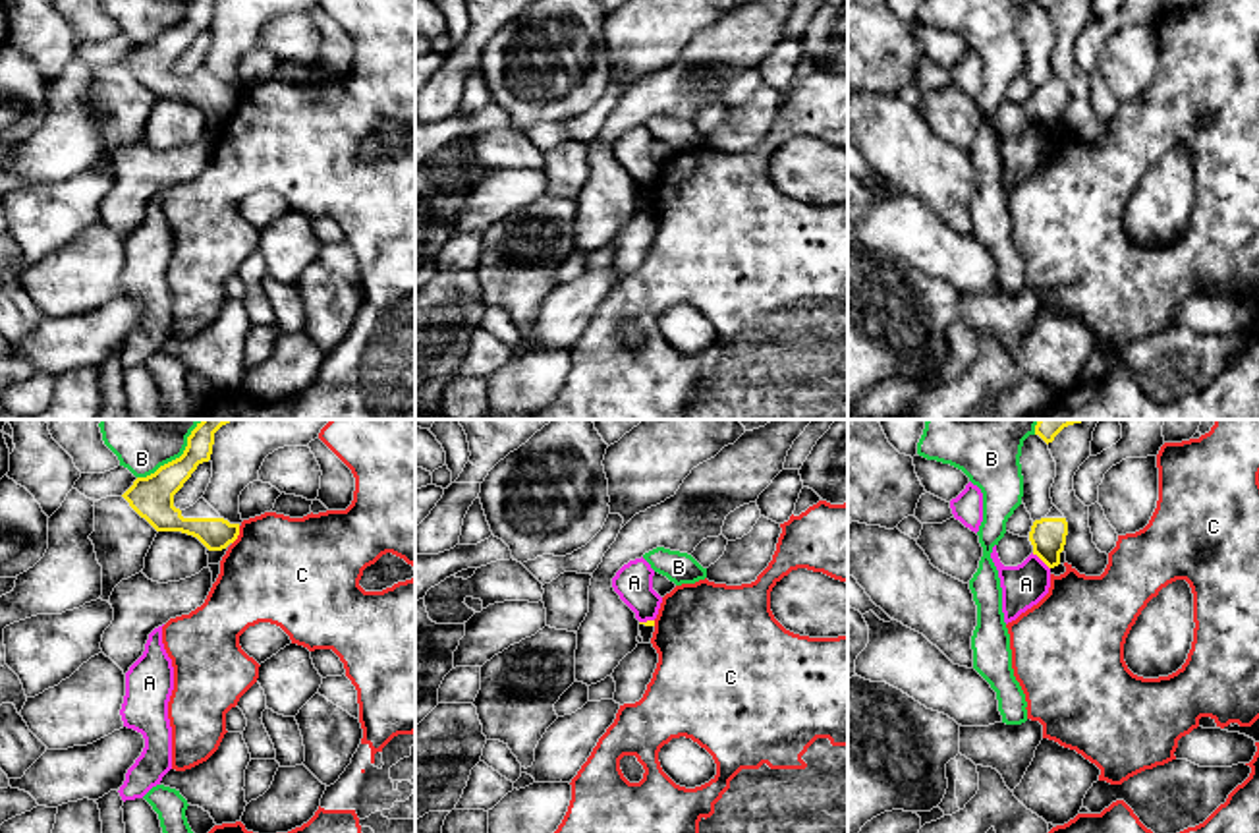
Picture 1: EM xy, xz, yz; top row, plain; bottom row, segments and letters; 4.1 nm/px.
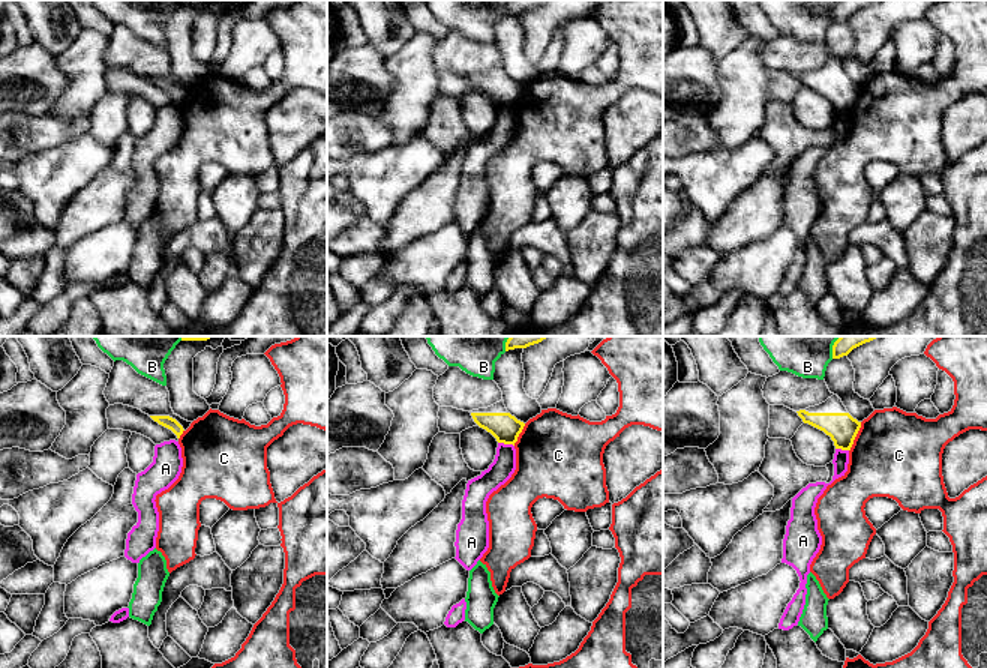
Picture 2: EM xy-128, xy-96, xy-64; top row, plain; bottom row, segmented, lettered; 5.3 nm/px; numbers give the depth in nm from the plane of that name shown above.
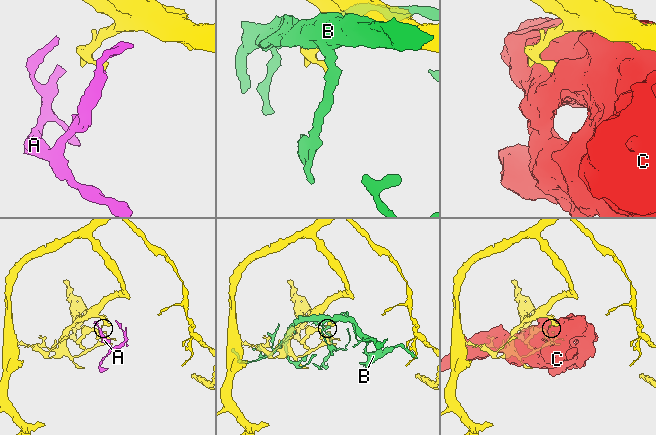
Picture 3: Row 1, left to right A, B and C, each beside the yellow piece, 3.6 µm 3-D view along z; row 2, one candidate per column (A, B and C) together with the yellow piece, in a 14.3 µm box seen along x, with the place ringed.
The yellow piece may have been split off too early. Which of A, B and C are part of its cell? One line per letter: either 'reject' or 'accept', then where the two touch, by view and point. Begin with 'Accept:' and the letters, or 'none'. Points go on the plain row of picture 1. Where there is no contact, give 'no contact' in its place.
Accept: none
A: reject; meets yellow in yz at (1041, 126)
B: reject; meets yellow in xy at (168, 29)
C: reject; meets yellow in xy at (238, 101)

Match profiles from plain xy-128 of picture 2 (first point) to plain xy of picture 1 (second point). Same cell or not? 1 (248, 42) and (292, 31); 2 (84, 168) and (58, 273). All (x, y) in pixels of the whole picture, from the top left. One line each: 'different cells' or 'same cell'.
1: same cell
2: different cells

